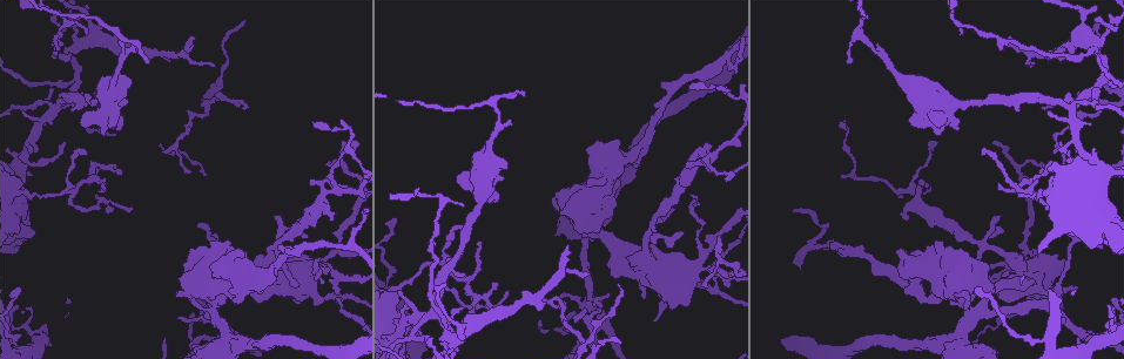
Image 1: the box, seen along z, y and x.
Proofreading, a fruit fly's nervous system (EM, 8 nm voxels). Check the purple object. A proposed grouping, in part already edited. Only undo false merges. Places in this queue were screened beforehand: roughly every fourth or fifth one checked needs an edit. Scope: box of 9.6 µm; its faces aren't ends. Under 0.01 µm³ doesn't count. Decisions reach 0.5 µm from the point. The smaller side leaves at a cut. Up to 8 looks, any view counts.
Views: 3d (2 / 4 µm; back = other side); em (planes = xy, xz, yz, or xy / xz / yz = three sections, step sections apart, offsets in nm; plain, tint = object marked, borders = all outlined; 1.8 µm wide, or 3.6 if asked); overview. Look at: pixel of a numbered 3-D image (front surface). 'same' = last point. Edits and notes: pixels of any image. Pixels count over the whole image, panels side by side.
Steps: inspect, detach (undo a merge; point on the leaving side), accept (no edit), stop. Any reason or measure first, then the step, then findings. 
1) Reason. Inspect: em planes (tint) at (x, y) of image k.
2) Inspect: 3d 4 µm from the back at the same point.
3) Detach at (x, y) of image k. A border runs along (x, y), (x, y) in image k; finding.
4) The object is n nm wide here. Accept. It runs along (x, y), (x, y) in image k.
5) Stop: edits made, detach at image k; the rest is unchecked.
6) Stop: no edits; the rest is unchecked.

Thick turns thin. Inspect: em 3.6 µm xz step 8 (tint) at (310, 289) of image 1.

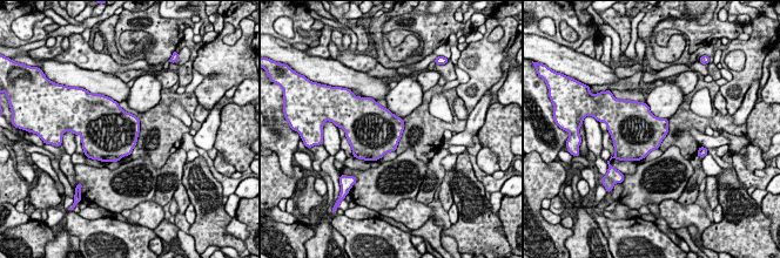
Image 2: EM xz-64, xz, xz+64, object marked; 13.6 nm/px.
Accept. All the same neuron.

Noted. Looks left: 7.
Inspect: 3d 4 µm at (325, 190) of image 1.

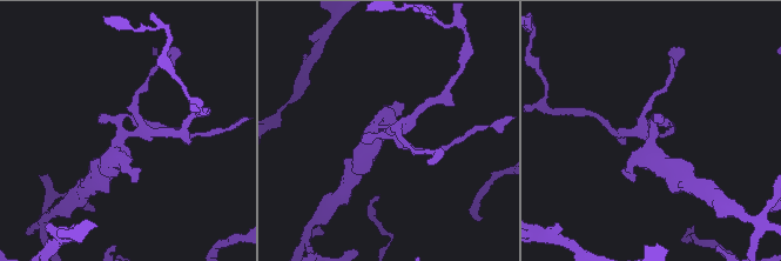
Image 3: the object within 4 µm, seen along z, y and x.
Need the tissue. Inspect: em planes (tint) at (125, 130) of image 3.

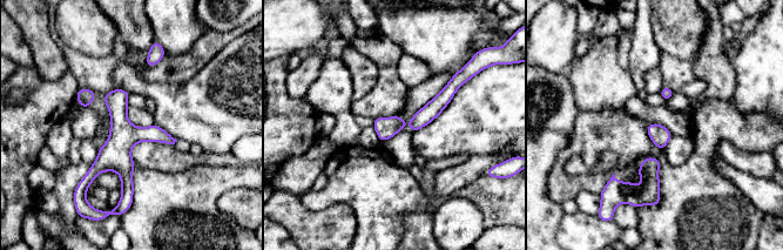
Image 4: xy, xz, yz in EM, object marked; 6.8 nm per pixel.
Accept. One neuron here.

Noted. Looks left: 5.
Sudden change in width. Inspect: em 3.6 µm planes (tint) at (1098, 177) of image 1.

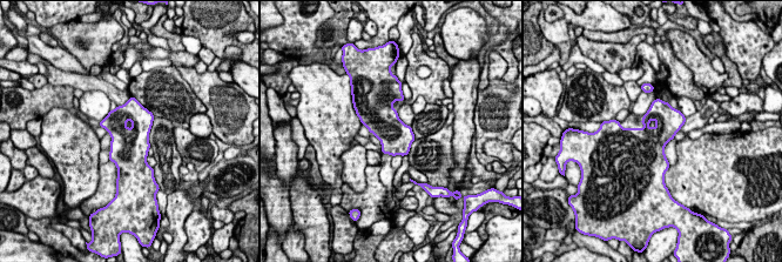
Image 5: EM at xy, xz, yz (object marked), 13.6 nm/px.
Accept. One neuron here.

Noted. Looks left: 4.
Stop: no edits; the rest is unchecked.

